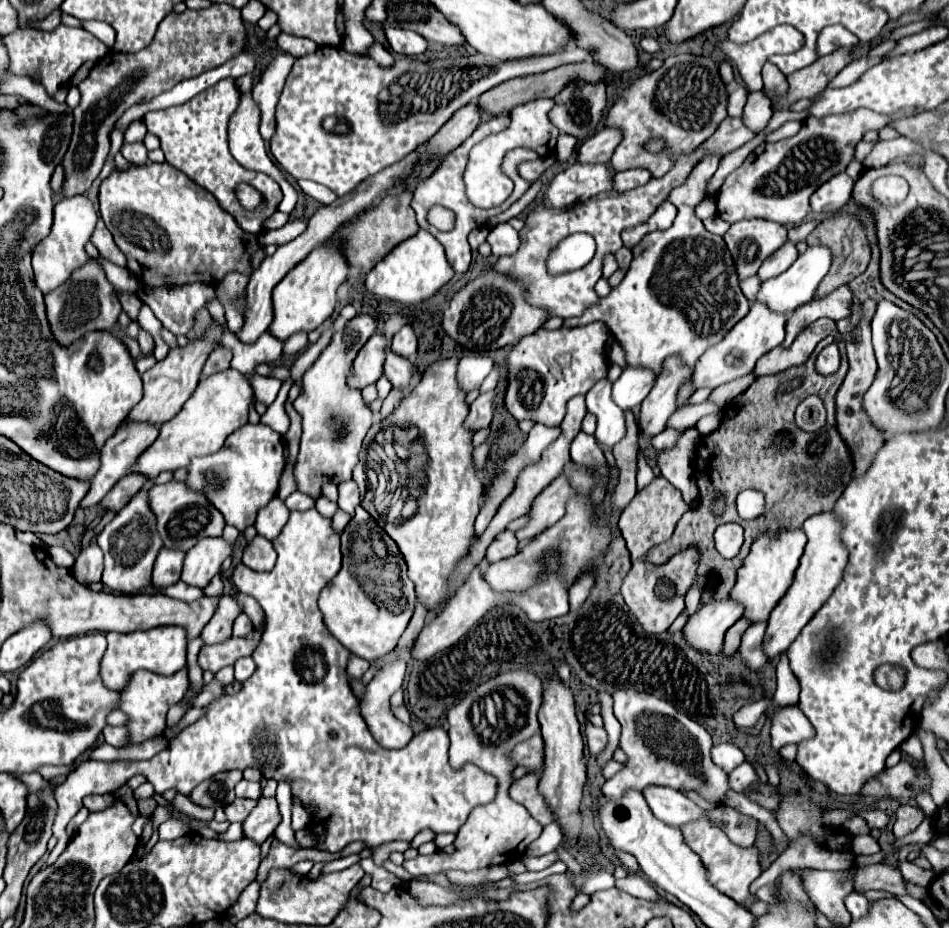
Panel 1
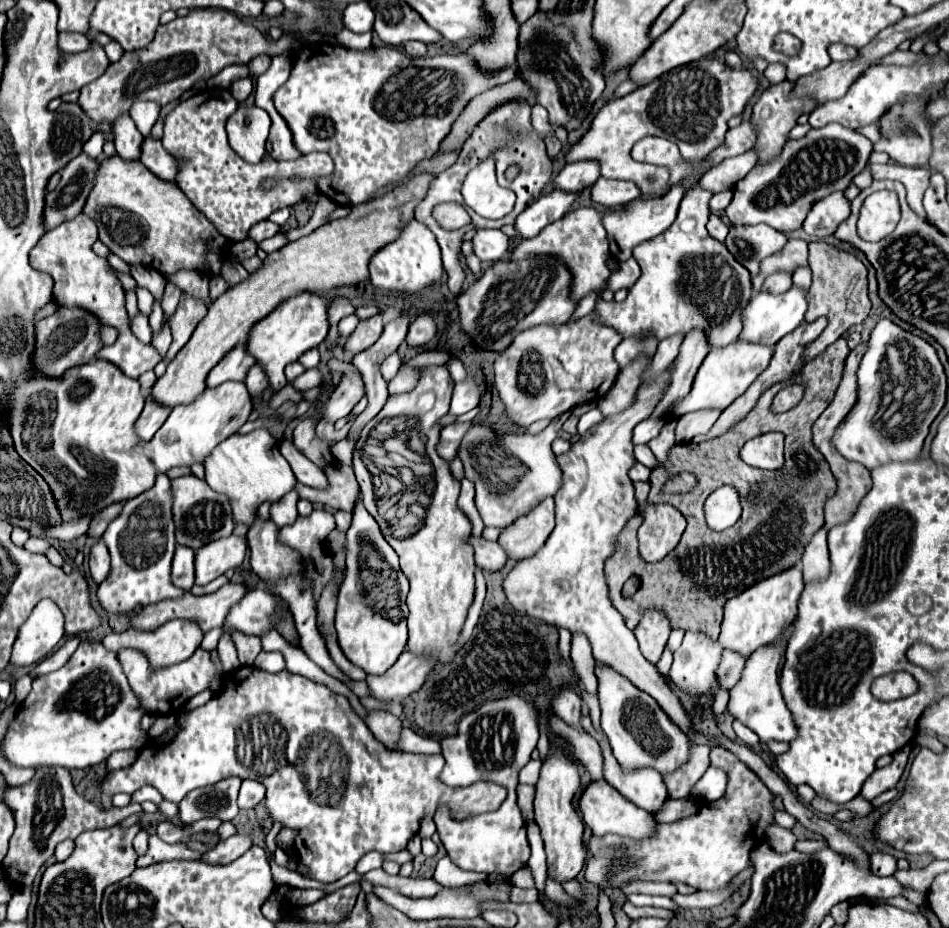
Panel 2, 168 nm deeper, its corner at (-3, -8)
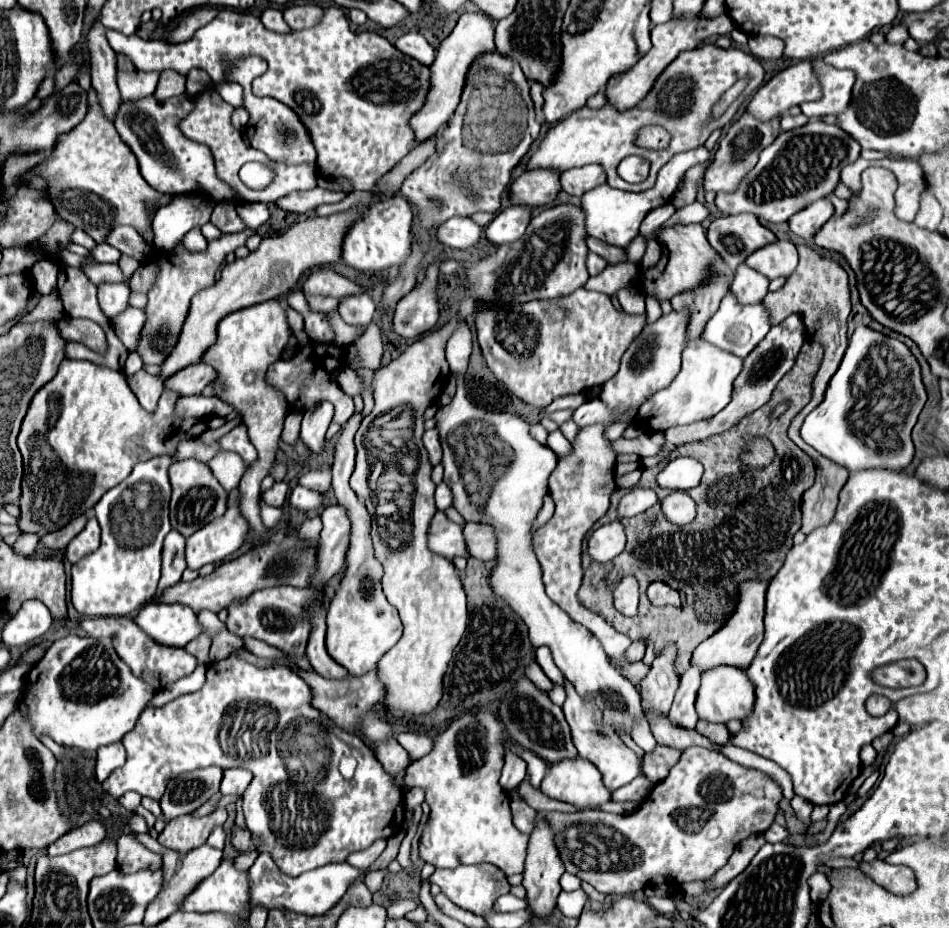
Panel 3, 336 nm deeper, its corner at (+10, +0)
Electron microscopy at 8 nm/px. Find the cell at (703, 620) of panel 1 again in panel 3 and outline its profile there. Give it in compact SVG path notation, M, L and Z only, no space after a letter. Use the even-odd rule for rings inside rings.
M669 646L665 652L661 652L649 670L649 674L641 682L641 706L645 712L651 712L655 716L667 716L673 696L679 688L679 678L675 674L673 666L675 648Z

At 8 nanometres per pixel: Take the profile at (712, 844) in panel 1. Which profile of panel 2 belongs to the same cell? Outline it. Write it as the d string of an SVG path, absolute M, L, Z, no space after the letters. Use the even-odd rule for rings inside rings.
M712 748L710 760L714 766L724 768L728 776L728 790L726 794L716 800L700 806L700 812L682 818L678 822L670 824L658 824L658 836L654 840L642 840L642 844L634 844L632 840L622 840L620 836L592 836L588 842L588 852L590 860L586 866L586 880L600 884L602 880L612 880L612 882L624 882L634 878L640 880L654 880L654 882L684 882L694 886L696 890L724 890L742 870L748 868L748 854L754 848L756 837L765 837L766 824L774 820L774 806L772 806L772 794L770 790L762 784L762 780L742 762L738 760L732 752L726 748Z

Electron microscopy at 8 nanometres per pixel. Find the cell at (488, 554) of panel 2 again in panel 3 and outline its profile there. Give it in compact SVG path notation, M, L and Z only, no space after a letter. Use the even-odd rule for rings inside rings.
M437 512L429 524L427 532L429 540L429 550L437 552L443 558L455 558L455 556L465 556L465 540L461 526L451 522L443 512Z

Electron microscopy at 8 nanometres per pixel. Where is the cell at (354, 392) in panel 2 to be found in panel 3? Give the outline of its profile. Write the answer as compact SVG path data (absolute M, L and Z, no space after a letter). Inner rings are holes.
M321 402L315 410L303 414L301 440L315 456L319 456L325 448L325 432L331 424L331 418L333 418L333 406L329 402Z

